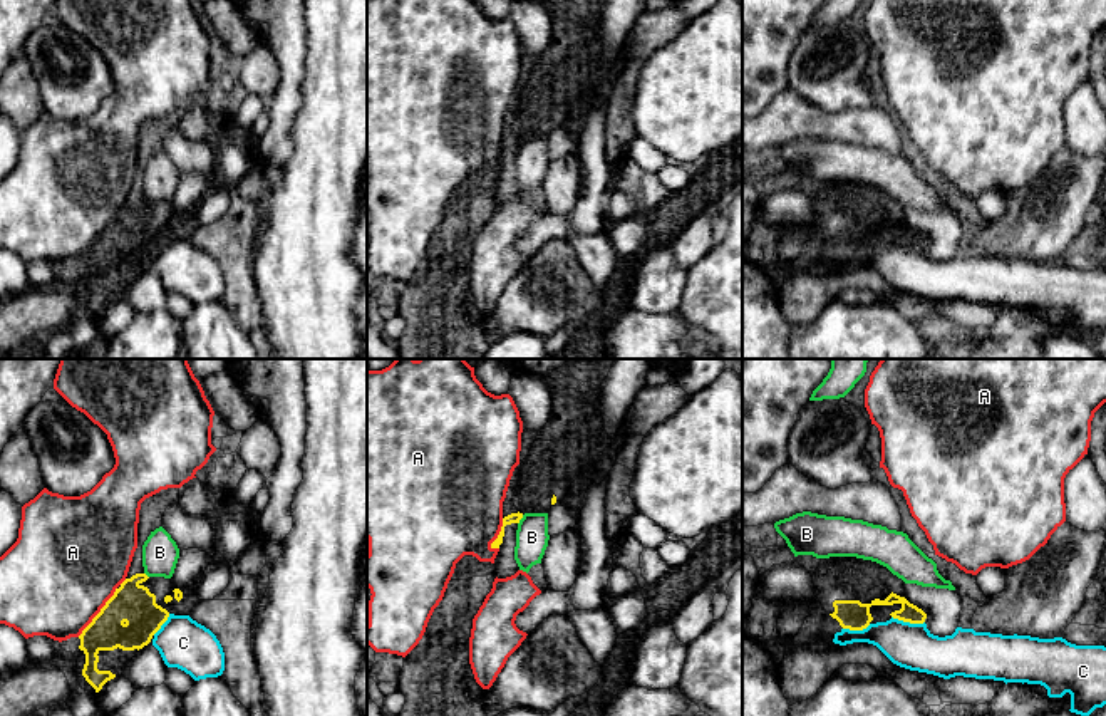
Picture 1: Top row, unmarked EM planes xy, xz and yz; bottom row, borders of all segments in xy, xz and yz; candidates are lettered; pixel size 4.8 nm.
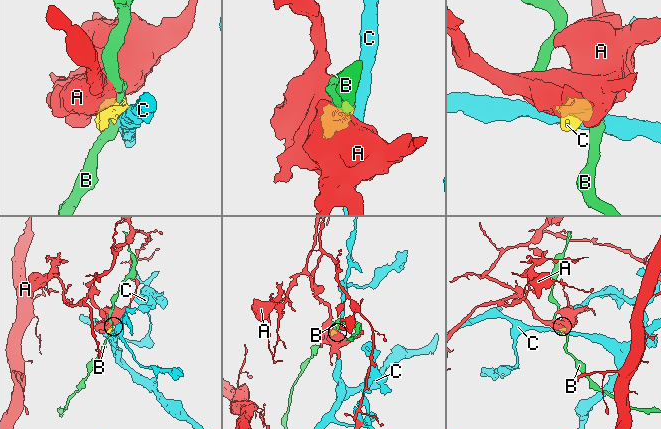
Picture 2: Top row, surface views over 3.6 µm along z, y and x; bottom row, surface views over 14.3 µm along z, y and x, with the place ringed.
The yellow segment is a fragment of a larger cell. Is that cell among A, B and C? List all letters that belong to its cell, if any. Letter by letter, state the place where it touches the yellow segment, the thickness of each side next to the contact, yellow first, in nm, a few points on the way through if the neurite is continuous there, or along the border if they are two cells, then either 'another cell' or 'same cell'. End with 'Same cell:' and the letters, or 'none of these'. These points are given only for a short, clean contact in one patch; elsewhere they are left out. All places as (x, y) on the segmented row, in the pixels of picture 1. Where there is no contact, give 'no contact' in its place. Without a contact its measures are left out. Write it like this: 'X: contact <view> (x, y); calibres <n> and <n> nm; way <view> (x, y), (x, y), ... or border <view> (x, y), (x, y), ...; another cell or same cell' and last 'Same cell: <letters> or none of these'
A: contact xy (99, 612); calibres 190 and 500 nm; another cell
B: contact xz (520, 518); calibres 50 and 160 nm; border xz (523, 515), (518, 524); another cell
C: contact yz (909, 621); calibres 130 and 220 nm; border yz (892, 616), (902, 621), (924, 622); another cell
Same cell: none of these

